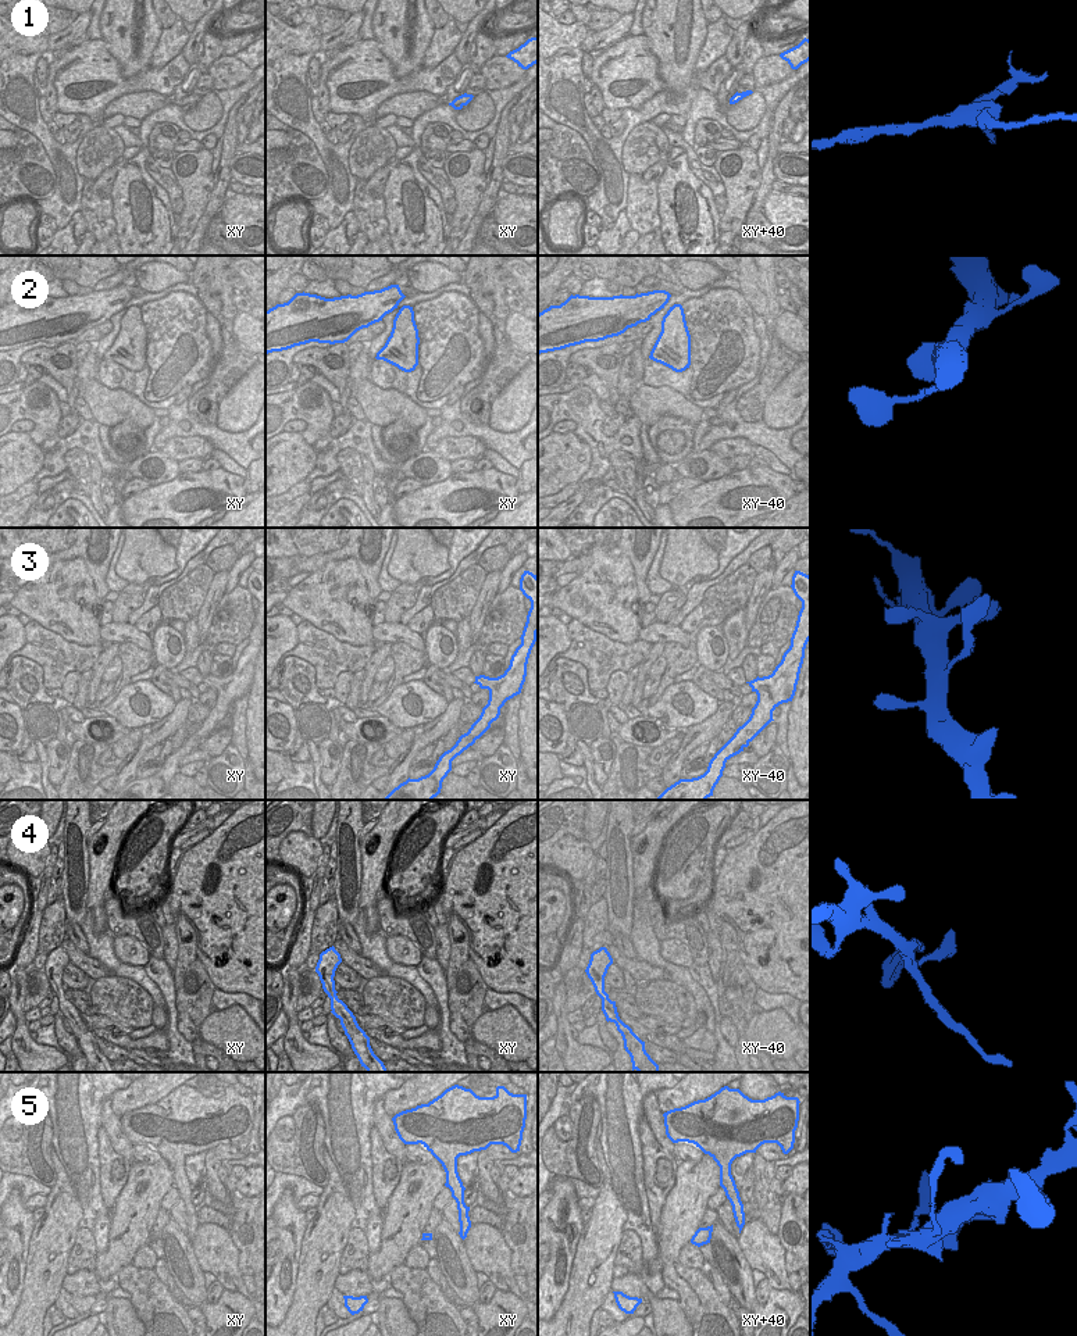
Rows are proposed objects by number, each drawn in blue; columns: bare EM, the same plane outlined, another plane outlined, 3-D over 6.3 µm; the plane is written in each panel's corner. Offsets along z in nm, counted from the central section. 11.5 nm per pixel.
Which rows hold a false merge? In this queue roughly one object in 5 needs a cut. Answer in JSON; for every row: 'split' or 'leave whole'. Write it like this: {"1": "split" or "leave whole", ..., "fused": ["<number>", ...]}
{"1": "split", "2": "leave whole", "3": "leave whole", "4": "leave whole", "5": "leave whole", "fused": ["1"]}

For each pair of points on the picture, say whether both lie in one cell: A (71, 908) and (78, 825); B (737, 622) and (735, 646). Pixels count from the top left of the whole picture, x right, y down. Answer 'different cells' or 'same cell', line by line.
A: same cell
B: same cell

